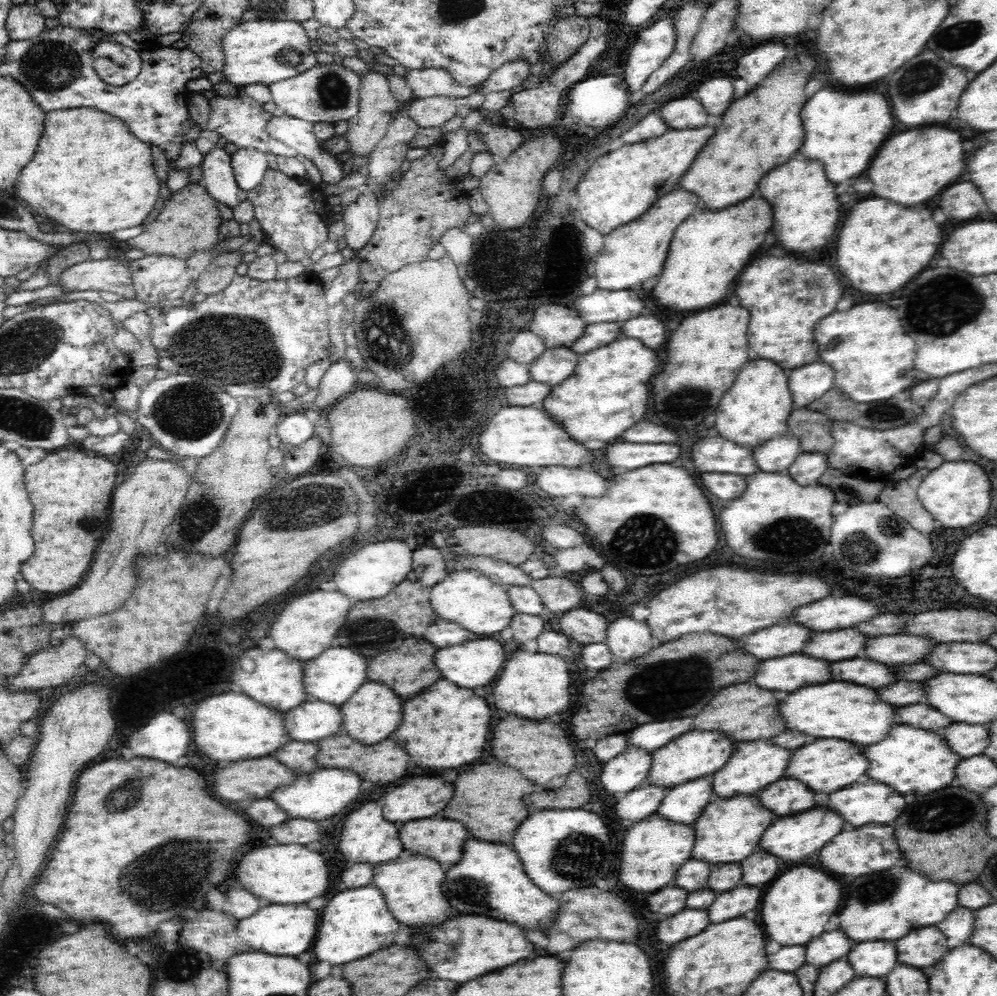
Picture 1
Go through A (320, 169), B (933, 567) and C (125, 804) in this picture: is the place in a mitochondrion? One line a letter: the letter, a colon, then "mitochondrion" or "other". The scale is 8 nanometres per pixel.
A: other
B: other
C: mitochondrion

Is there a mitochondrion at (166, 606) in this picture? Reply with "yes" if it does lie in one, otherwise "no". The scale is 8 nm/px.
no

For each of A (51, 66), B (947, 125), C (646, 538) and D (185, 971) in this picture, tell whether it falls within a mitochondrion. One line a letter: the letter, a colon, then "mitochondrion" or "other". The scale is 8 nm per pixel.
A: mitochondrion
B: other
C: mitochondrion
D: mitochondrion

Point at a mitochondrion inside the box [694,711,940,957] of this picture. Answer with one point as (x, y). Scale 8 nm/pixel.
(880, 889)

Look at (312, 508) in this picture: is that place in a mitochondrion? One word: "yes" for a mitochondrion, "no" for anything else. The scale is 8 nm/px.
yes

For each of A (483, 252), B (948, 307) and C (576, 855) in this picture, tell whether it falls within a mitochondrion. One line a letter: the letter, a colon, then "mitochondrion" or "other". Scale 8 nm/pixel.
A: other
B: mitochondrion
C: mitochondrion

